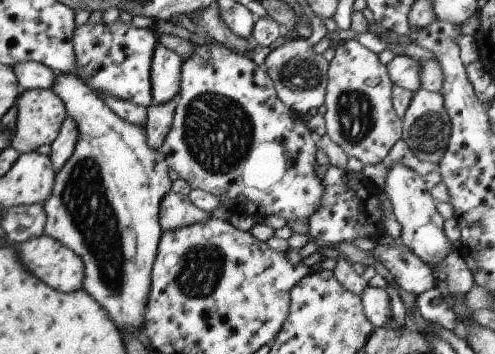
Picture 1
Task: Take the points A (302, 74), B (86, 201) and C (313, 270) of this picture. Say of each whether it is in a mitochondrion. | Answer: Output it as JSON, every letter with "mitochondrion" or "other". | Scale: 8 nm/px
{"A":"mitochondrion","B":"mitochondrion","C":"other"}

